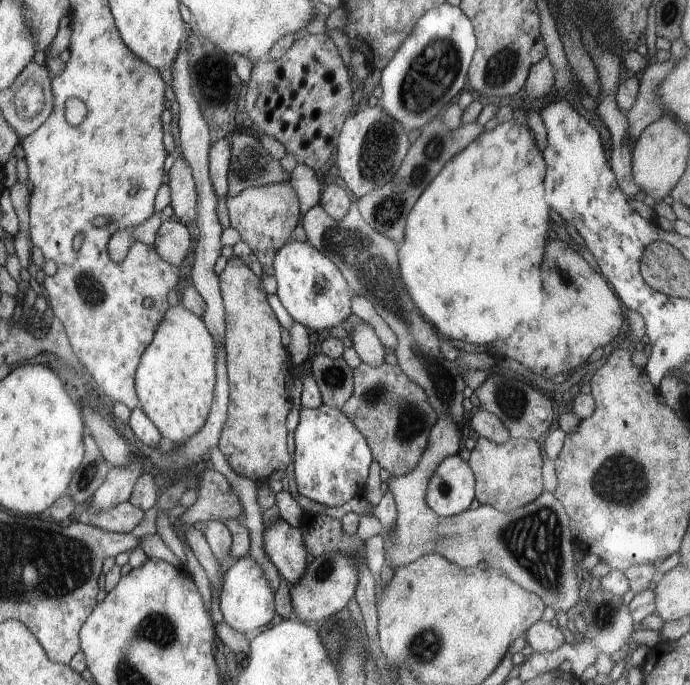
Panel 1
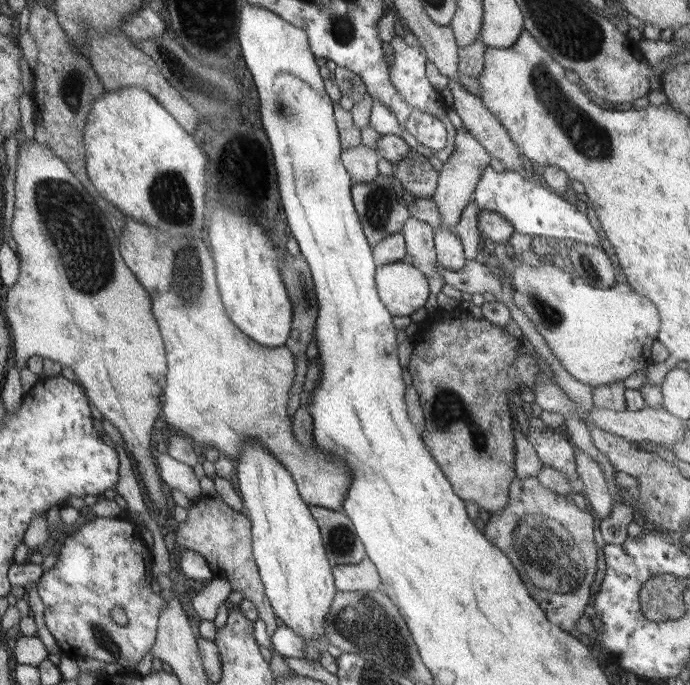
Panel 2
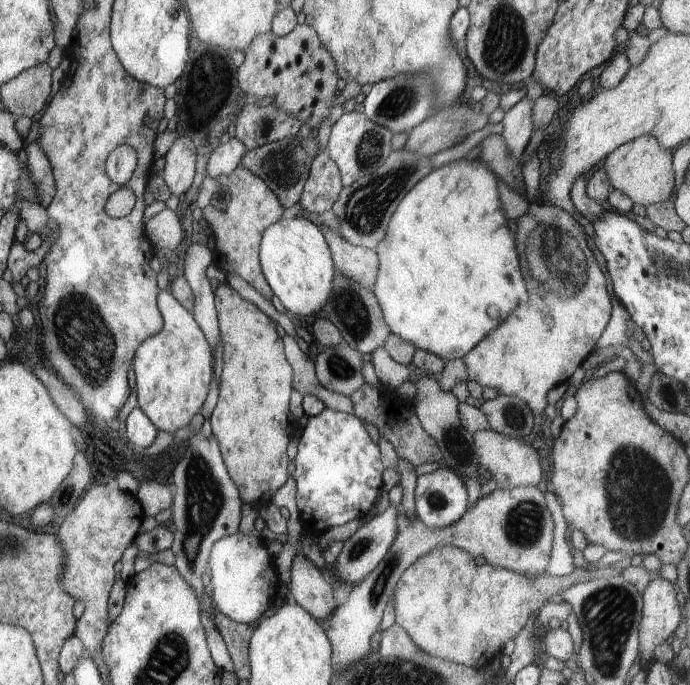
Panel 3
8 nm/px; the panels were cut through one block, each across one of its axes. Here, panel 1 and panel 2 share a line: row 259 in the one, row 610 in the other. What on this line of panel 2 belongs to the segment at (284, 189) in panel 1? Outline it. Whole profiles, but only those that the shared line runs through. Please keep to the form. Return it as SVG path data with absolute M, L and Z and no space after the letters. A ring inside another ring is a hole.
M201 495L190 501L187 517L175 531L176 547L200 554L207 563L213 579L225 580L233 592L239 592L257 609L257 616L266 626L267 636L278 627L255 564L251 548L251 524L242 513L229 508L218 496Z

